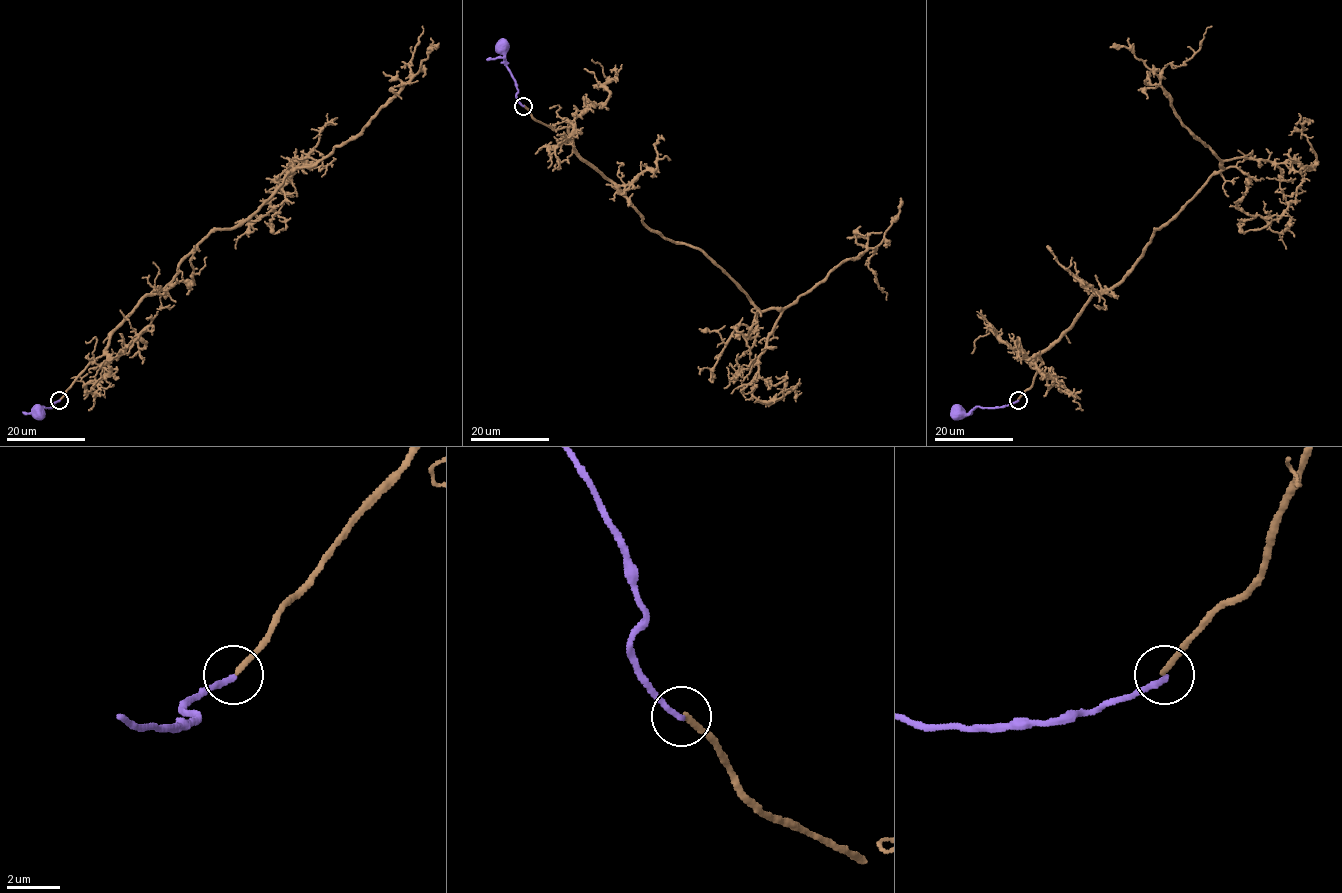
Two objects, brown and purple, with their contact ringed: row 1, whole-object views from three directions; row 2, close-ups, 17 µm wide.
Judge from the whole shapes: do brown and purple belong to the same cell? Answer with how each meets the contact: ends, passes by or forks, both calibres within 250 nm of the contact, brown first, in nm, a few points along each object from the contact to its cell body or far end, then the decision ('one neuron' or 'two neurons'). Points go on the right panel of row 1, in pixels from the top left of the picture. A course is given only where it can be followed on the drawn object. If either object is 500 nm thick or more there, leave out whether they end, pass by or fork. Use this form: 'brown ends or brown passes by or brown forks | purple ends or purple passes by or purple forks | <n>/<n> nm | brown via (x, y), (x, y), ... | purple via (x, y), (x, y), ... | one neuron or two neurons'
brown ends | purple ends | 220/220 nm | brown via (1017, 400), (1039, 355), (1222, 168), (1160, 85), (1160, 71), (1186, 61), (1211, 26) | purple via (1017, 400), (996, 407), (975, 406), (966, 414), (957, 411) | two neurons

